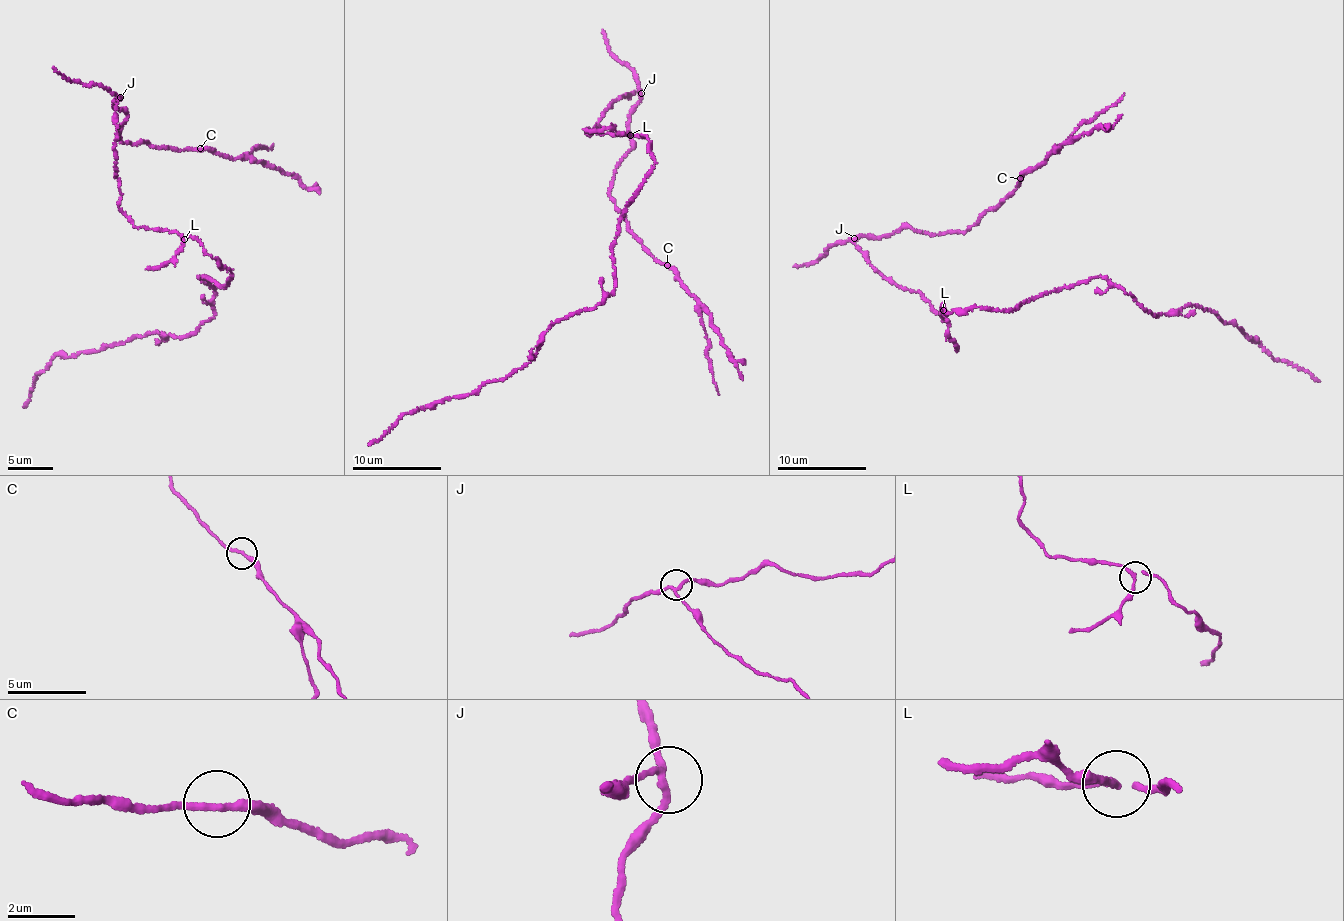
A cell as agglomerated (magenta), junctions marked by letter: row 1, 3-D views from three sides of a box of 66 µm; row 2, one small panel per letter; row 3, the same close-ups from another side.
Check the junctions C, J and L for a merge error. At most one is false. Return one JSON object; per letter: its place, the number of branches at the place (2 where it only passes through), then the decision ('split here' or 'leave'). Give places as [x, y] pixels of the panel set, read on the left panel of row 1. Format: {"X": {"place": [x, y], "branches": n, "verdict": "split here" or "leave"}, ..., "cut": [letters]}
{"C": {"place": [200, 148], "branches": 2, "verdict": "leave"}, "J": {"place": [120, 97], "branches": 3, "verdict": "leave"}, "L": {"place": [184, 239], "branches": 3, "verdict": "split here"}, "cut": ["L"]}

